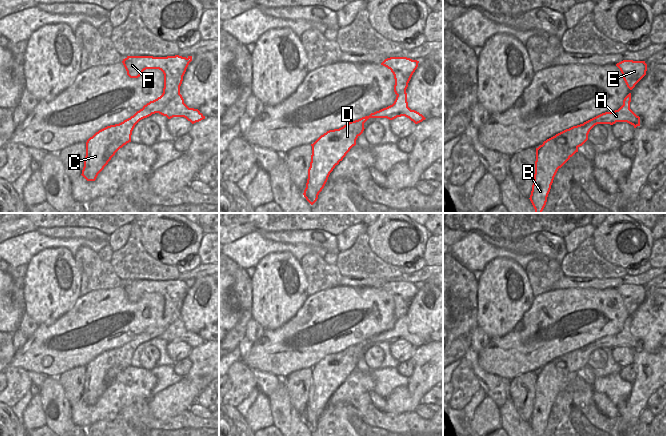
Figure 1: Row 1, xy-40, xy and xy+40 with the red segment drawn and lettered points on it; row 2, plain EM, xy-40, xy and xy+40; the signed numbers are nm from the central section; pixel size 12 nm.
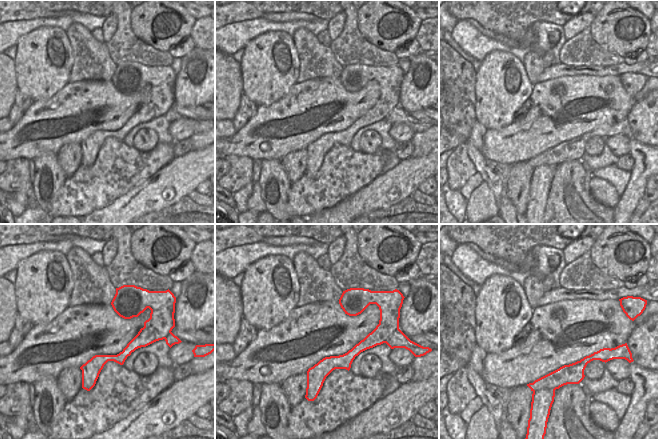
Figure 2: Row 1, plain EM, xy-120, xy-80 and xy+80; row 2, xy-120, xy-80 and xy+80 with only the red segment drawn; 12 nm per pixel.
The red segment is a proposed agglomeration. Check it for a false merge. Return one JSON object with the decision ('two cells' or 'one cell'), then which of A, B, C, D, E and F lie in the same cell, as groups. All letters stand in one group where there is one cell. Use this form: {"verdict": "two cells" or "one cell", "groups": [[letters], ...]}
{"verdict": "two cells", "groups": [["A"], ["B", "C", "D", "E", "F"]]}

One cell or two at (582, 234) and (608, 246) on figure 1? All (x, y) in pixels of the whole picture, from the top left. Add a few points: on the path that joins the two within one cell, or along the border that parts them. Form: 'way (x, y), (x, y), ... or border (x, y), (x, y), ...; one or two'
border (595, 227), (591, 236); two

